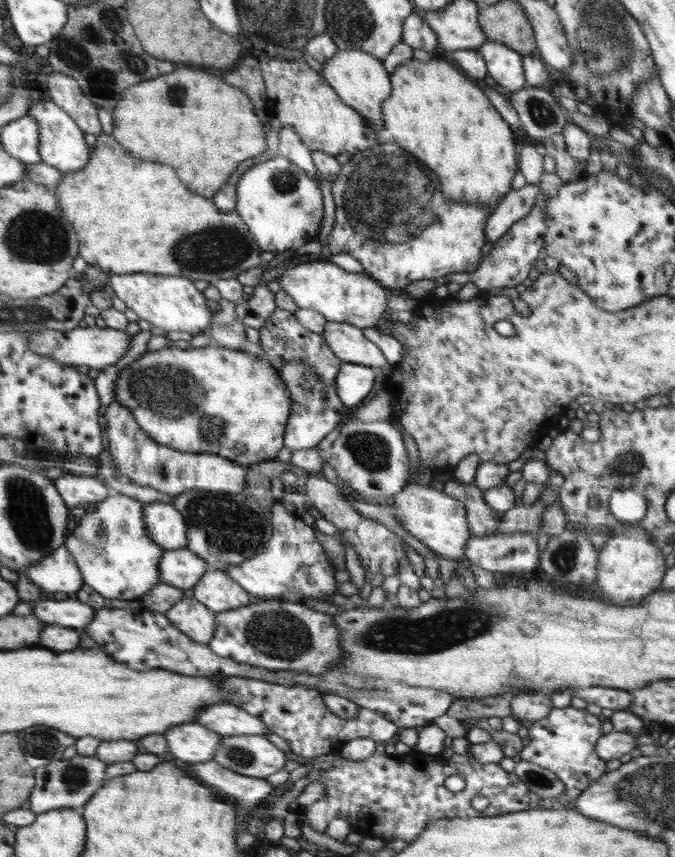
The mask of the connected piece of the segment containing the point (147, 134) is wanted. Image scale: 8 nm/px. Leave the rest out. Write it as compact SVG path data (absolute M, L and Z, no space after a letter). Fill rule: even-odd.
M182 68L172 74L158 76L156 80L128 87L120 103L111 110L114 124L111 136L135 158L170 164L180 172L180 176L184 176L180 179L188 189L200 196L213 197L240 162L266 150L266 132L260 128L260 117L256 115L254 103L238 88L232 88L222 80L222 76Z

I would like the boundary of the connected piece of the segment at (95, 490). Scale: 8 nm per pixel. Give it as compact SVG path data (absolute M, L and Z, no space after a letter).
M62 476L56 480L60 496L70 508L86 506L90 502L99 503L106 499L106 486L90 476Z

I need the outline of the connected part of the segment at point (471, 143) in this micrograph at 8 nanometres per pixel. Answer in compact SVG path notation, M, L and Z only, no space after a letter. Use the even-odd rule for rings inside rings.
M414 57L401 64L391 74L393 90L383 103L384 129L390 133L392 140L400 148L408 148L408 152L416 158L424 160L436 176L440 176L443 195L450 200L468 202L469 204L487 204L492 210L510 191L514 174L519 170L518 154L514 147L516 135L510 125L499 112L490 106L488 97L476 82L464 77L456 67L443 59L419 61Z

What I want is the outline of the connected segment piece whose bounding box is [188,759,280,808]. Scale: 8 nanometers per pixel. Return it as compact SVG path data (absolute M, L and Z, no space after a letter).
M212 759L206 763L188 763L188 766L198 776L200 782L218 788L224 794L236 796L246 808L254 808L272 790L280 790L270 785L266 779L242 776L220 766Z

